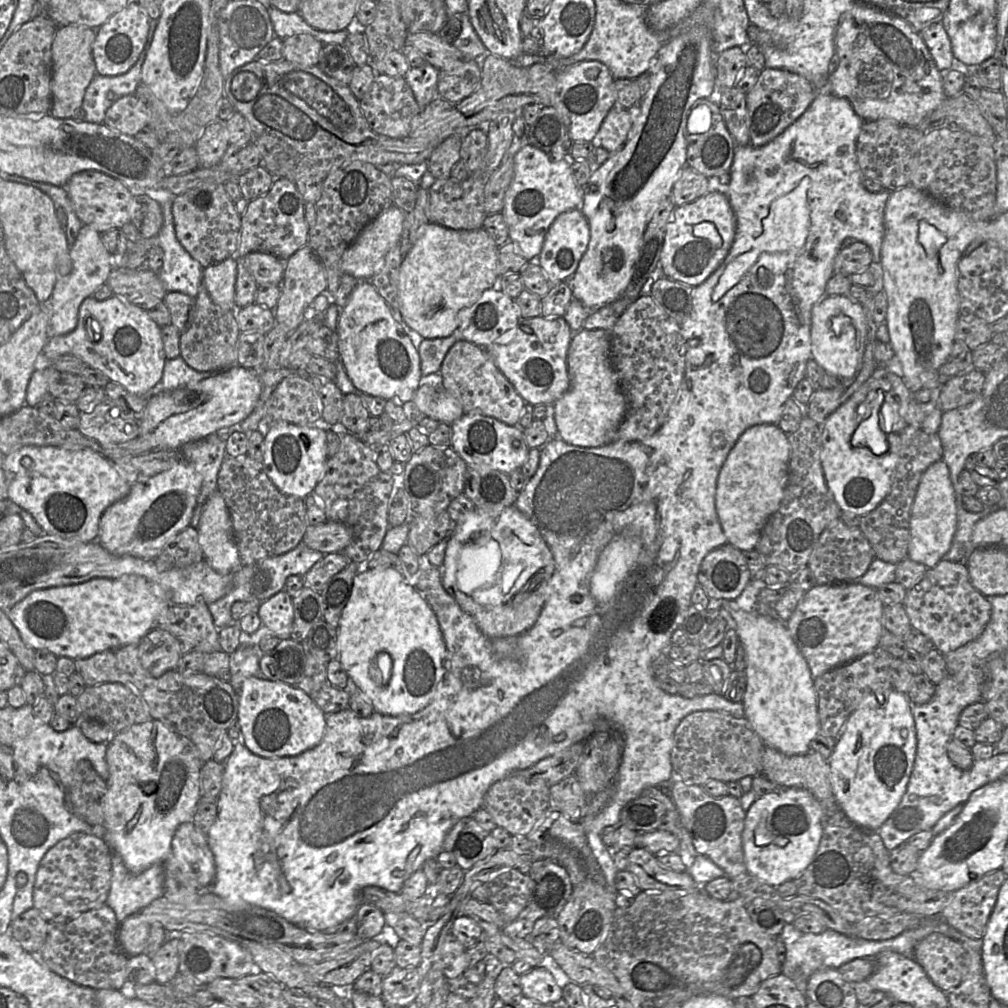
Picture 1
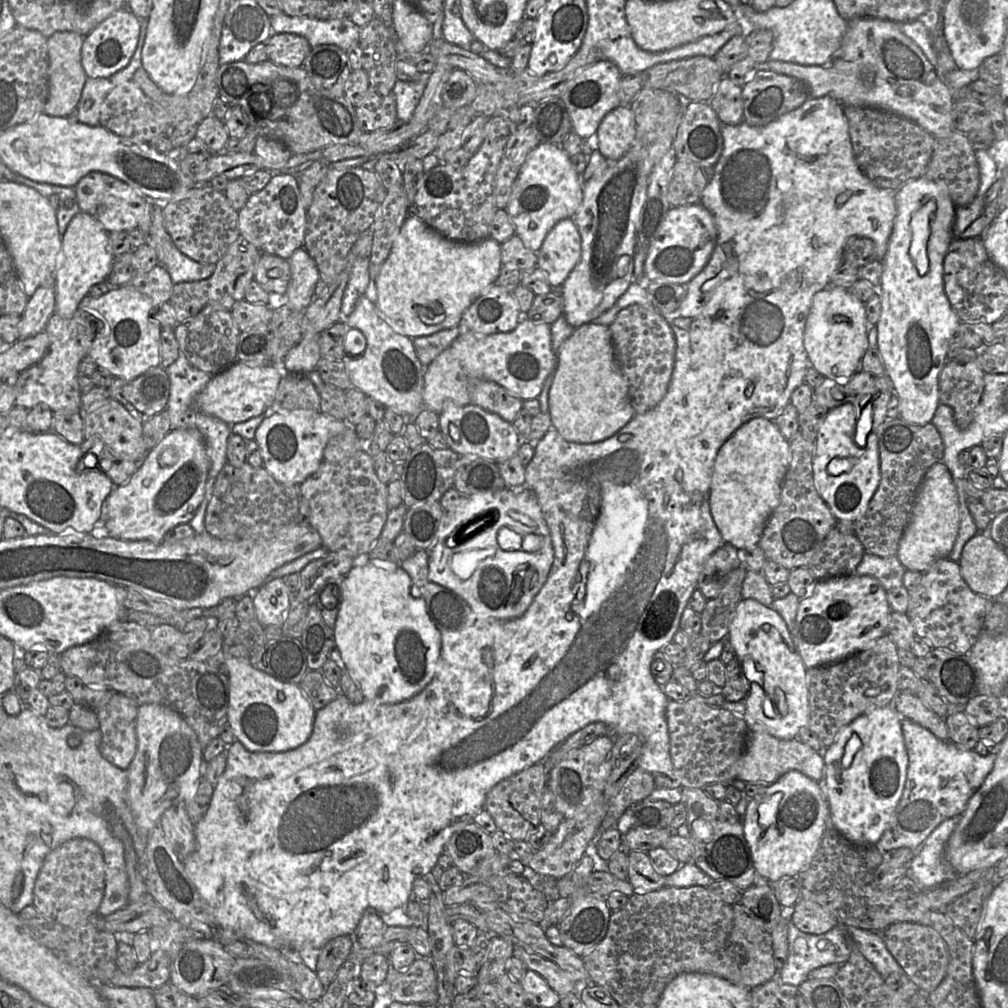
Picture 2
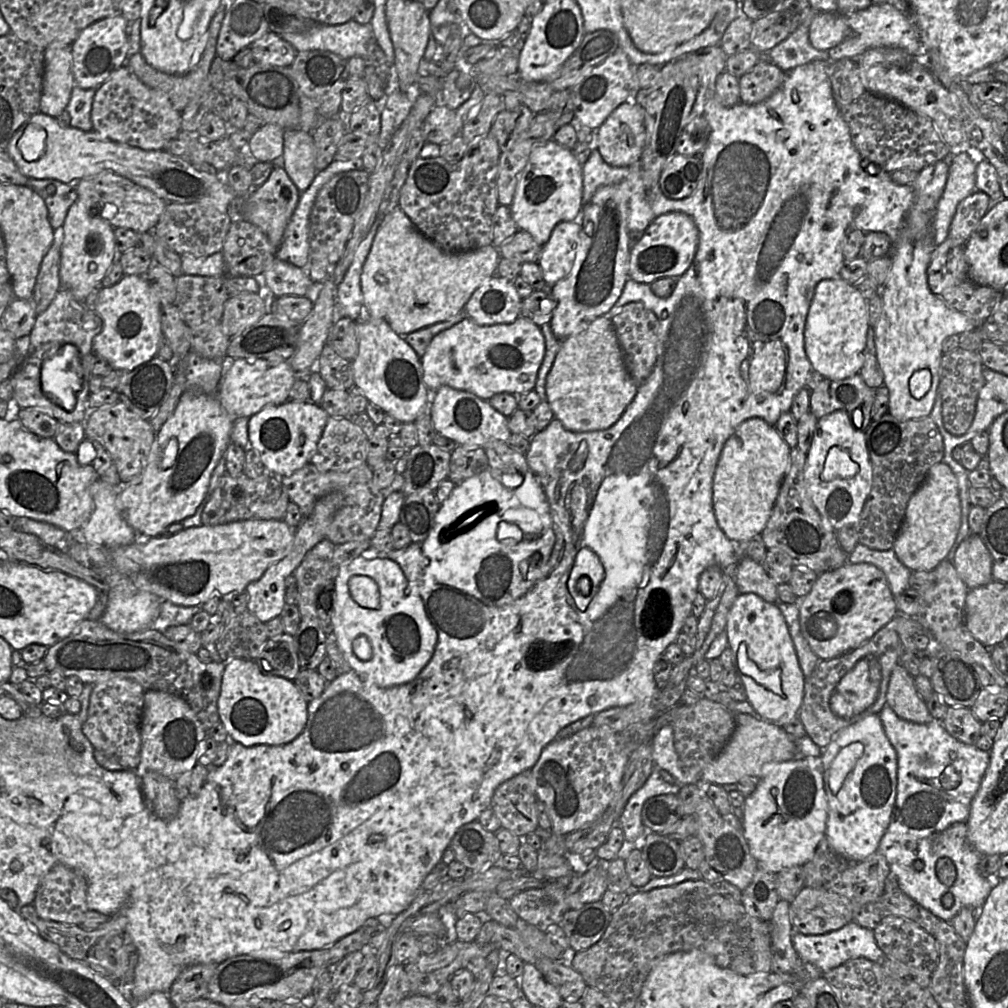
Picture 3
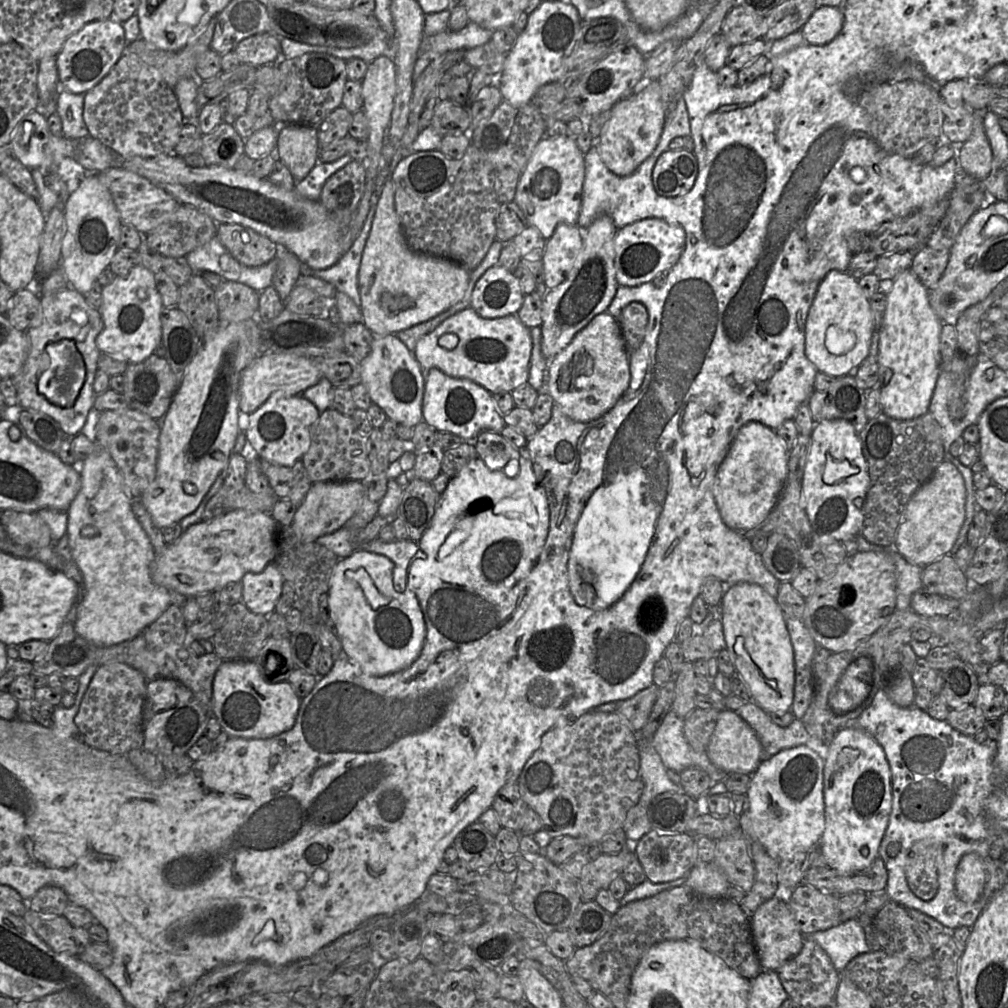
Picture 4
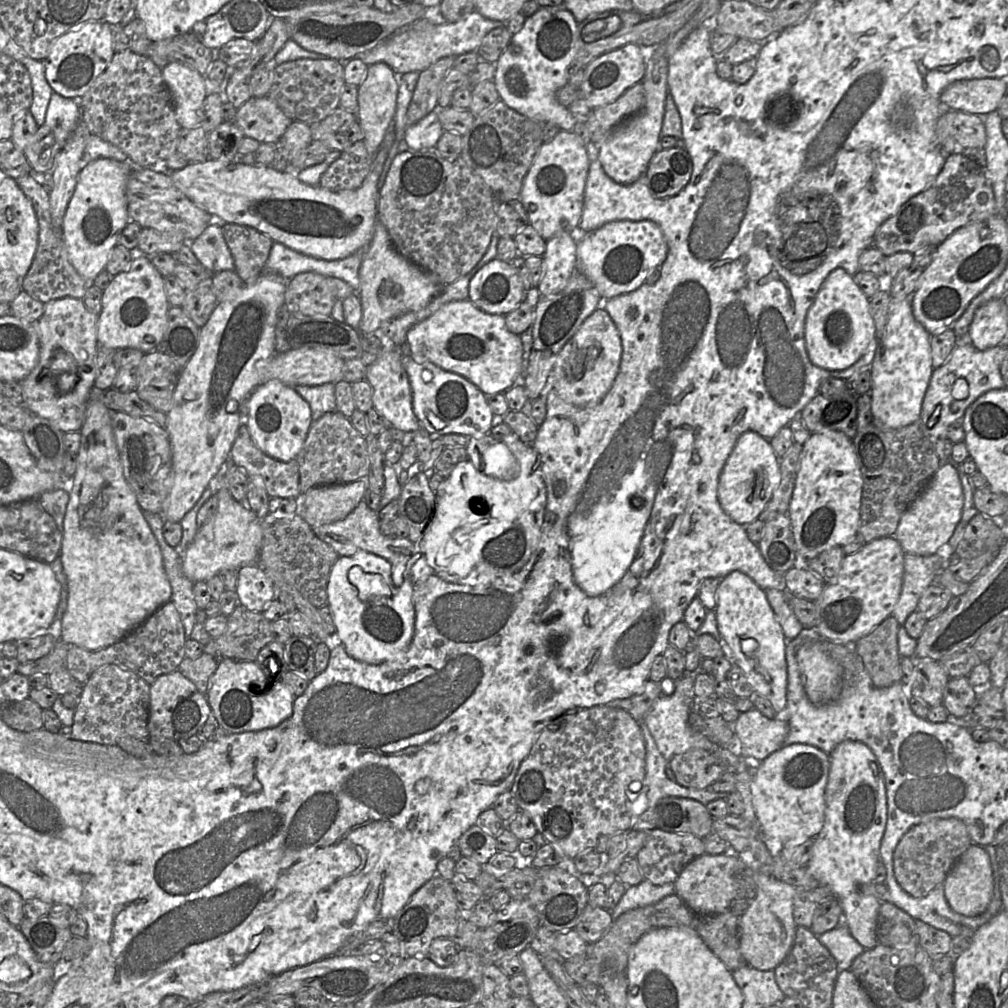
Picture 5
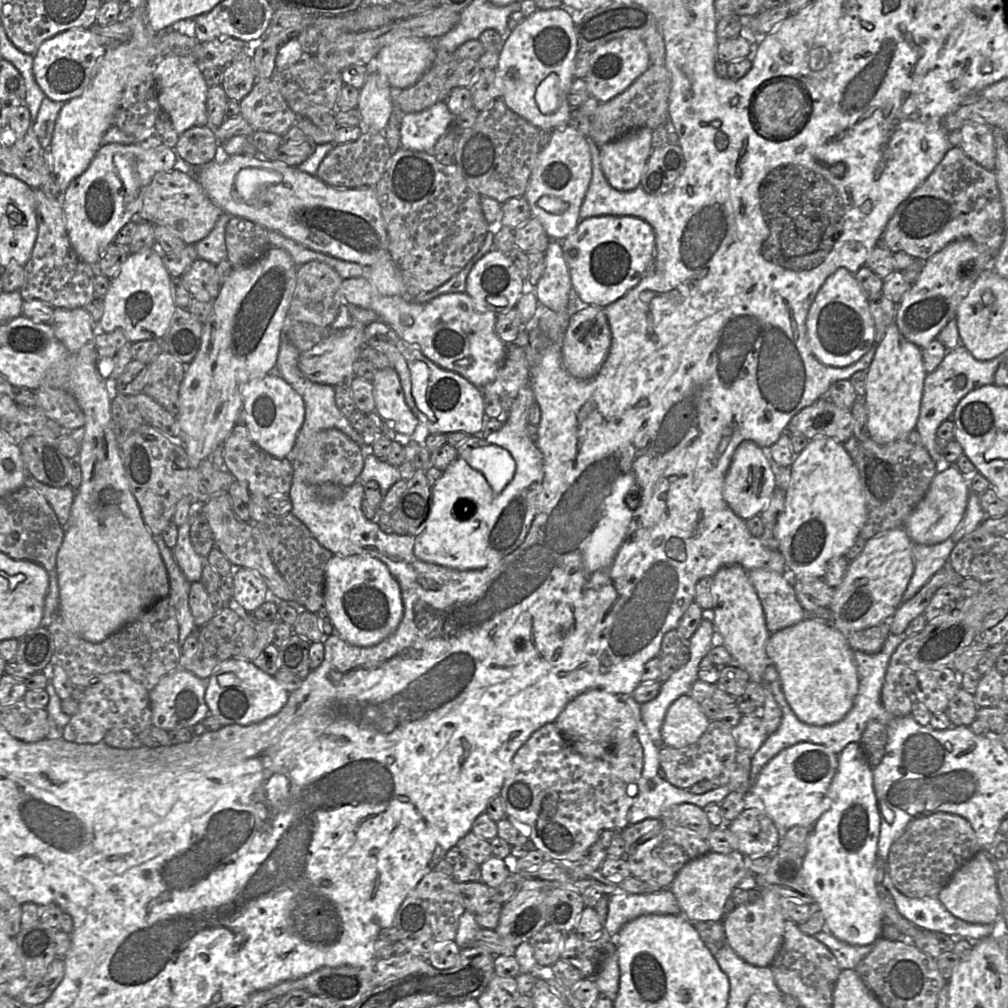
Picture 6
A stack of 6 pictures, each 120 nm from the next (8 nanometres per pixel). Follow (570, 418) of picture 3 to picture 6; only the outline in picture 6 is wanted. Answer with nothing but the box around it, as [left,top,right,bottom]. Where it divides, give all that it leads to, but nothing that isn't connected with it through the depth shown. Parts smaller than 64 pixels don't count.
[561,305,611,379]

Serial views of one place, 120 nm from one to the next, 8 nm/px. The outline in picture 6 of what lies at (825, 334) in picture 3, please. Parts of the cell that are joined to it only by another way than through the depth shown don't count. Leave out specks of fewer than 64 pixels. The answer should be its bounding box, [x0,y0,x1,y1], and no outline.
[806,267,875,367]

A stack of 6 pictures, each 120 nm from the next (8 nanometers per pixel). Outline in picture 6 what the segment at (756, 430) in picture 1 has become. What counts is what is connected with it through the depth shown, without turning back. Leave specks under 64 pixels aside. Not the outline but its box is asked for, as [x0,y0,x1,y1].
[723,440,776,521]

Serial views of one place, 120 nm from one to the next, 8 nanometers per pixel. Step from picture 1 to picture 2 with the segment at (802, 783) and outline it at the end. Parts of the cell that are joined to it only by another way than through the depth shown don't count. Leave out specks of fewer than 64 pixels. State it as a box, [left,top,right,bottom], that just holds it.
[738,719,825,784]

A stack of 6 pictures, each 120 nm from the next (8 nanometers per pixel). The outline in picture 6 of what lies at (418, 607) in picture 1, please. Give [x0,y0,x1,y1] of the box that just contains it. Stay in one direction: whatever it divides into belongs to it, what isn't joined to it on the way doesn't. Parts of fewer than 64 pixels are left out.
[323,556,404,648]

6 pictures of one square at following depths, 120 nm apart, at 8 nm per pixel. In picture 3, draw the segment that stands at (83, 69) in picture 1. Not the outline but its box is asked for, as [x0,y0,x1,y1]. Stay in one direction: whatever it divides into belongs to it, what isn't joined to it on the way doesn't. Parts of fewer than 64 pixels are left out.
[40,43,75,118]

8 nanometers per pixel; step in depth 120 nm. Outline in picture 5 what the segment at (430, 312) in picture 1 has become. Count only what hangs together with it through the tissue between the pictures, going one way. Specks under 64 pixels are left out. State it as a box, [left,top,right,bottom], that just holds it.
[358,221,443,334]

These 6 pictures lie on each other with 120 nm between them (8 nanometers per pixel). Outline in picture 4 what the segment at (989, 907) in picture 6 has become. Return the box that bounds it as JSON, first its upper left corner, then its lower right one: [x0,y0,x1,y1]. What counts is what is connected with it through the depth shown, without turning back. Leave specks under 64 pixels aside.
[955,853,986,903]

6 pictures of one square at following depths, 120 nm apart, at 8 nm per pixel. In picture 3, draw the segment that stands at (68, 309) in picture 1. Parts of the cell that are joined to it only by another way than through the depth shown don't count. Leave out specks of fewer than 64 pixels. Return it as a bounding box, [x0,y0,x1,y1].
[59,198,118,301]

